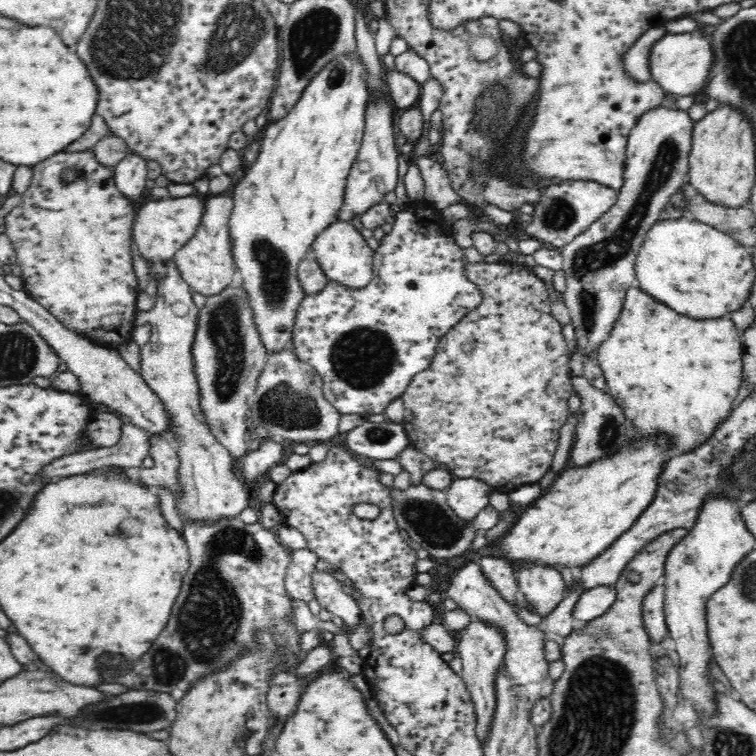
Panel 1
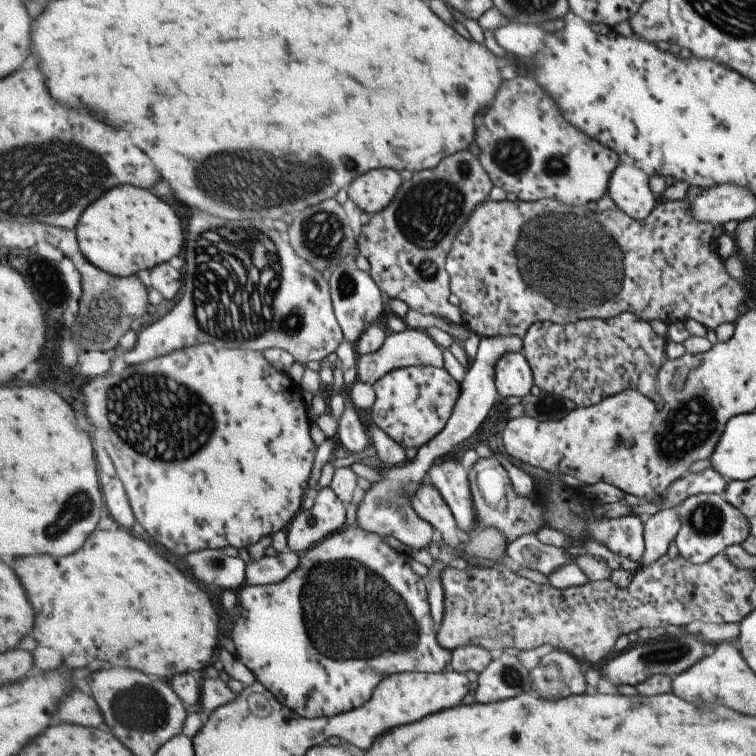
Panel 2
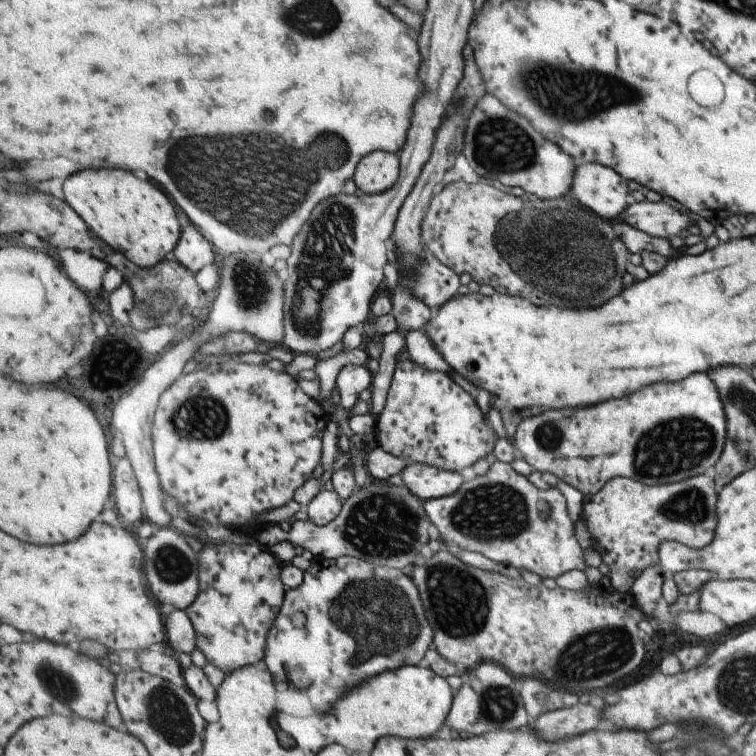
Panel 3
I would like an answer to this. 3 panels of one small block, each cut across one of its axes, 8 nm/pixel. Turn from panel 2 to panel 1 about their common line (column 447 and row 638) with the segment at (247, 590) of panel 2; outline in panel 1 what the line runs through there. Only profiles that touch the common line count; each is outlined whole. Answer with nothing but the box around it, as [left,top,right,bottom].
[642,582,669,644]

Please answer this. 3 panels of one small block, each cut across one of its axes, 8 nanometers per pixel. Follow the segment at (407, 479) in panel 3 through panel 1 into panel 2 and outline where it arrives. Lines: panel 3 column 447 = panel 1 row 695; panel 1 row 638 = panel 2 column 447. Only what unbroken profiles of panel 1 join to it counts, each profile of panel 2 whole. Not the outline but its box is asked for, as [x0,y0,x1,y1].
[427,457,475,530]

